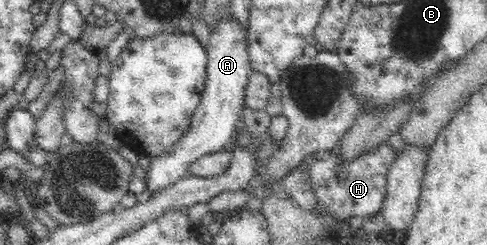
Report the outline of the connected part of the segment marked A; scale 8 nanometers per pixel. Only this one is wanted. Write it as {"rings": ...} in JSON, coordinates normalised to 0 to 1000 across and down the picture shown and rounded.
{"rings":[[[460,82],[460,94],[444,110],[444,127],[435,127],[427,167],[421,363],[388,522],[349,608],[304,649],[304,694],[292,698],[290,722],[296,727],[298,776],[308,784],[308,804],[324,776],[355,759],[355,747],[376,722],[390,718],[390,673],[444,616],[458,616],[464,592],[476,580],[483,514],[489,506],[489,469],[501,441],[503,367],[513,302],[501,127],[487,82]]]}

